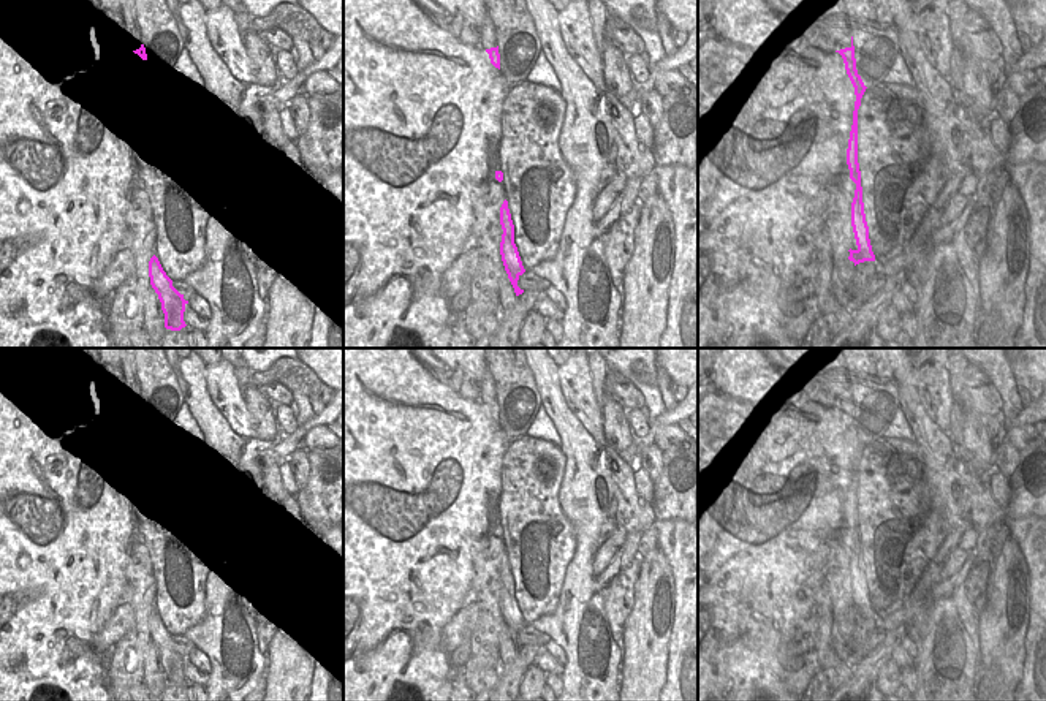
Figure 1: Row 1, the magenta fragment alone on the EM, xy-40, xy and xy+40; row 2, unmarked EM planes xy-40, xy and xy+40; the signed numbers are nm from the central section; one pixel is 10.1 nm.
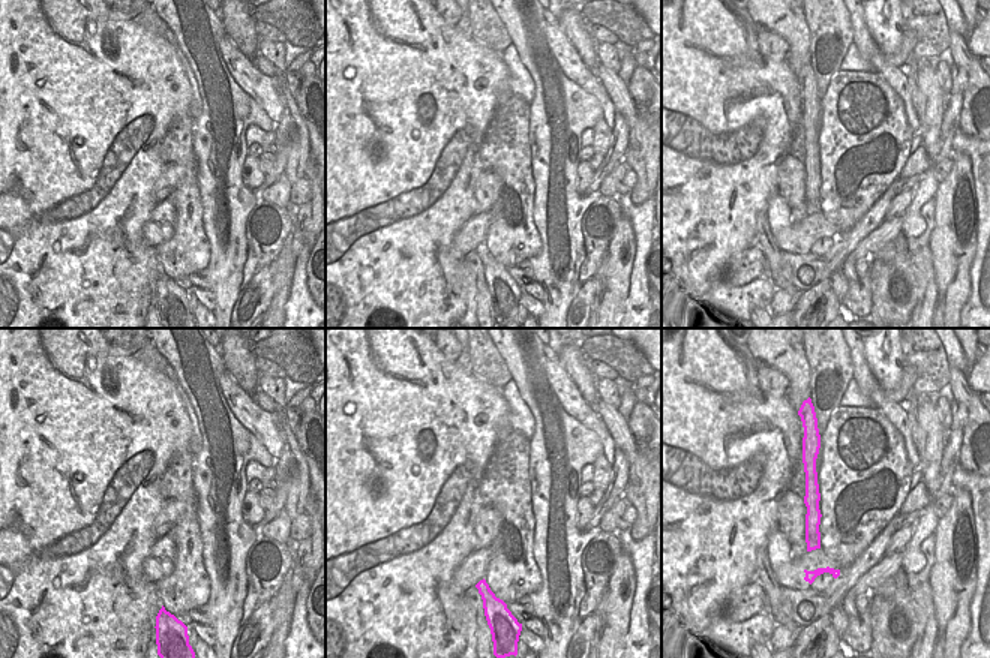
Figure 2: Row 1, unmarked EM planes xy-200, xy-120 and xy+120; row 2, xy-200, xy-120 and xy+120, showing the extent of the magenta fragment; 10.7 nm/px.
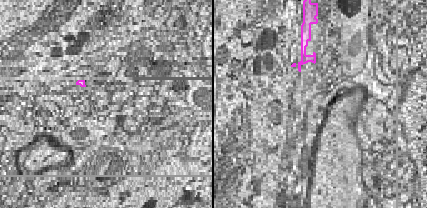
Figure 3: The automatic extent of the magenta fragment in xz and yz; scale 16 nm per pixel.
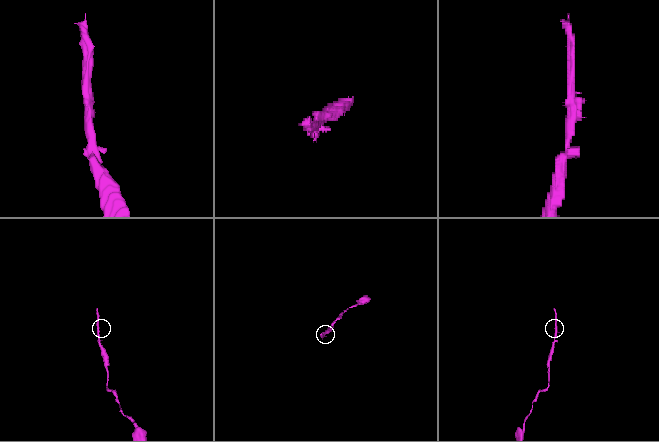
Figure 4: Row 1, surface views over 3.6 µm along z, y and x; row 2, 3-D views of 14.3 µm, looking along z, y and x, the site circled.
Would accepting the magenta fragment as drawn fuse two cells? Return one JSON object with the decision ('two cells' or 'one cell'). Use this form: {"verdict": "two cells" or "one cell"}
{"verdict": "one cell"}

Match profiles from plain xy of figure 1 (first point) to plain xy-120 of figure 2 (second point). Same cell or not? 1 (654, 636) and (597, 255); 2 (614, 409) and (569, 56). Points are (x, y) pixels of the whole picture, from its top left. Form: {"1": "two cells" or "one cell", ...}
{"1": "two cells", "2": "two cells"}

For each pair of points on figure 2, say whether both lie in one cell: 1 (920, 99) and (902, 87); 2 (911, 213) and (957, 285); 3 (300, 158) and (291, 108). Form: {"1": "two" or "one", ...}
{"1": "two", "2": "two", "3": "one"}

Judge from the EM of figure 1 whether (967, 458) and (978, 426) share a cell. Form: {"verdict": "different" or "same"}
{"verdict": "same"}

